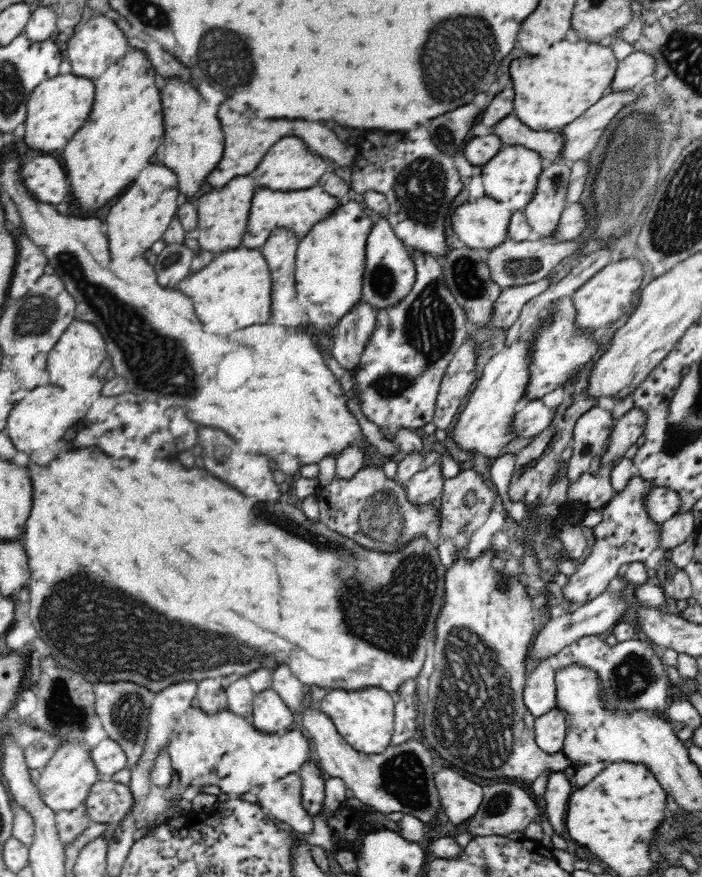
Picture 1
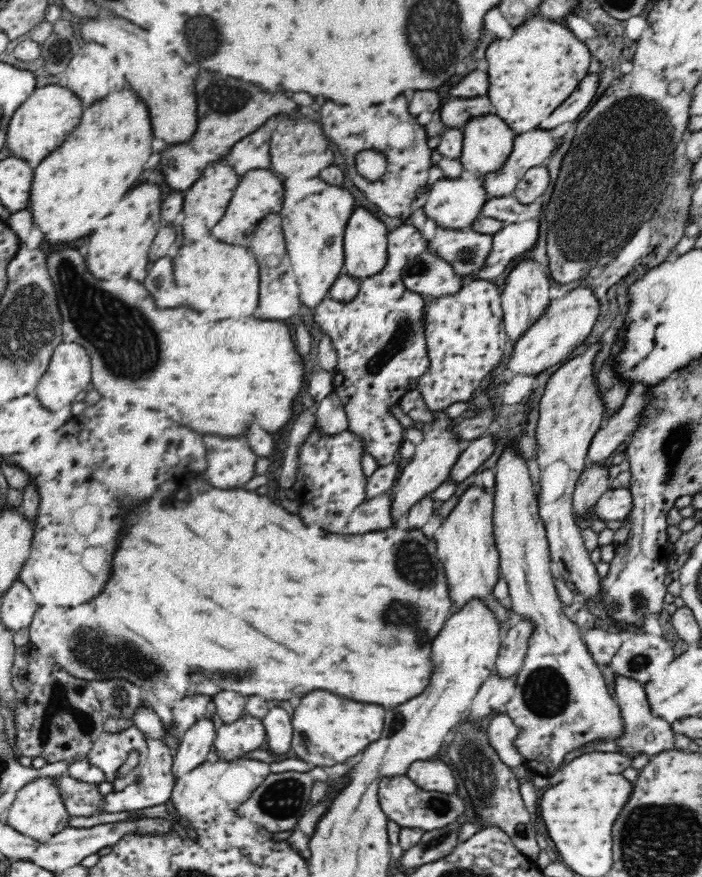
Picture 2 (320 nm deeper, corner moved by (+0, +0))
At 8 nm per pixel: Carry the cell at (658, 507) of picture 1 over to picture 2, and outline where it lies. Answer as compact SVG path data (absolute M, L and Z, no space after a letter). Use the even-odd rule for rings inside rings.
M610 488L597 500L591 514L604 521L622 521L624 518L629 518L630 508L632 508L630 489Z

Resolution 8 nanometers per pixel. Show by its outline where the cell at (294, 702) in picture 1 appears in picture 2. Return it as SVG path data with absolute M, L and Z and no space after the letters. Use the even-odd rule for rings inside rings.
M272 706L263 719L263 726L268 738L268 752L272 756L286 754L291 749L293 727L286 710Z

